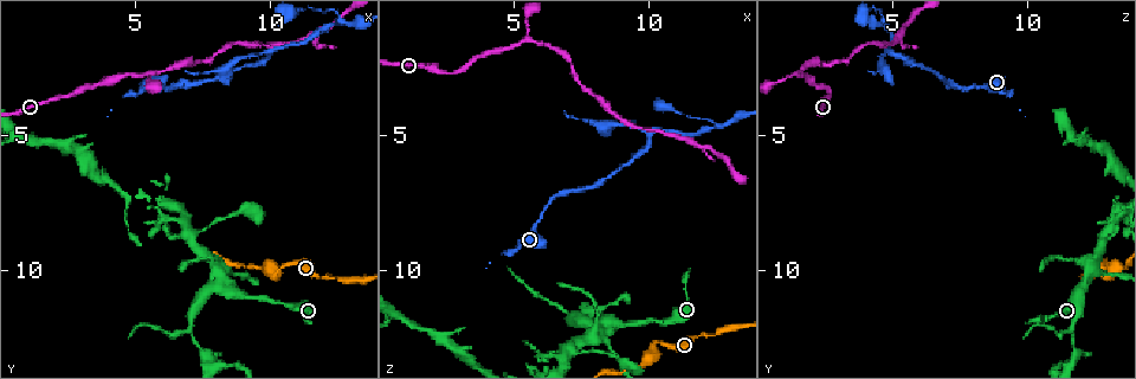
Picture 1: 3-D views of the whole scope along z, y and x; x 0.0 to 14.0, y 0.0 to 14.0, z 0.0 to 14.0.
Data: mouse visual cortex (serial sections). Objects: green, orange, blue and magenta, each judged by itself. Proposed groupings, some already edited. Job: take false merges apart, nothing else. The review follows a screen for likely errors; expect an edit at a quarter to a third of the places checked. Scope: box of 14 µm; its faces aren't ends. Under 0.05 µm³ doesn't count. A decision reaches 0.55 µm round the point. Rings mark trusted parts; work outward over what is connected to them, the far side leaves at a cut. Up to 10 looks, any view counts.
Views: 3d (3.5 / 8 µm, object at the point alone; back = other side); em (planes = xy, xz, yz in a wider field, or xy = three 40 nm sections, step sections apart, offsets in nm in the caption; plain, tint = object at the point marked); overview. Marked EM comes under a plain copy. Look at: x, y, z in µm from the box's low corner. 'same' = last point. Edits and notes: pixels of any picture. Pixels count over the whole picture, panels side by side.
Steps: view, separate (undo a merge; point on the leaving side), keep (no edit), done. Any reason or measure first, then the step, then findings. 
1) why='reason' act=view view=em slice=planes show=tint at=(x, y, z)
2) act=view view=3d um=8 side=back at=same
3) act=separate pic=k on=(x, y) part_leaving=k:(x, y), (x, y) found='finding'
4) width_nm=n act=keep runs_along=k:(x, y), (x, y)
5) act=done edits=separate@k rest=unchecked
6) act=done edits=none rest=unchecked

why='sharp bend' act=view view=3d um=3.5 at=(10.0, 2.0, 5.0)

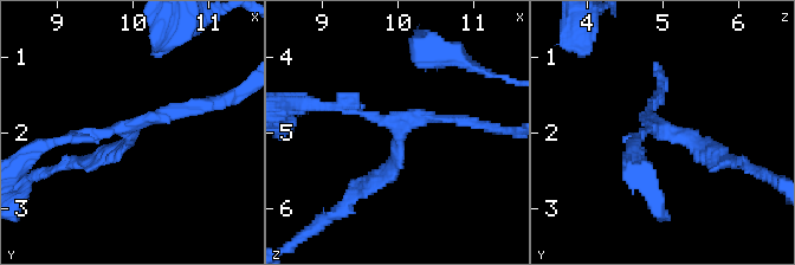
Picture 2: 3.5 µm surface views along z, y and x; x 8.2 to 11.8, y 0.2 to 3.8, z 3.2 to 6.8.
arms=3 arm_widths_nm=150,150,150 act=view view=em slice=xy step=1 show=tint at=(10.05, 1.90, 4.95)

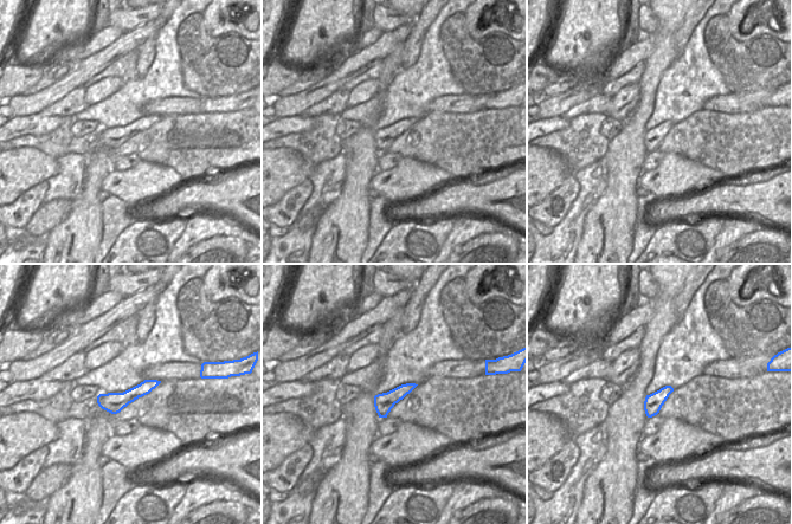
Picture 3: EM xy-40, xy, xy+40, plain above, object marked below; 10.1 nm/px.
act=keep runs_along=3:(154, 382), (122, 400), (100, 400) found='all the same cell'

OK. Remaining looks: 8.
why='thick turns thin' act=view view=3d um=3.5 at=(5.4, 2.8, 1.5)

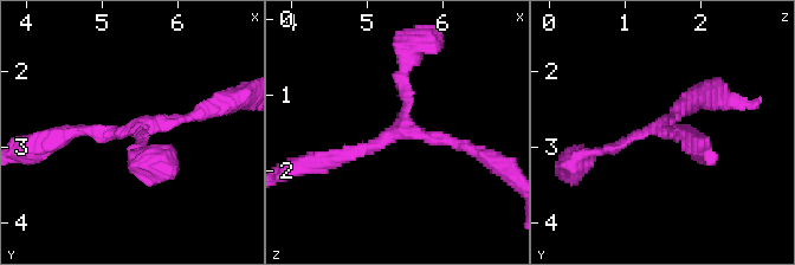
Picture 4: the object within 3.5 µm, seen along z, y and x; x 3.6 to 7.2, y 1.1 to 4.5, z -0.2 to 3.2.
why='now the EM' act=view view=em slice=xy step=5 show=tint at=(5.40, 2.75, 1.50)

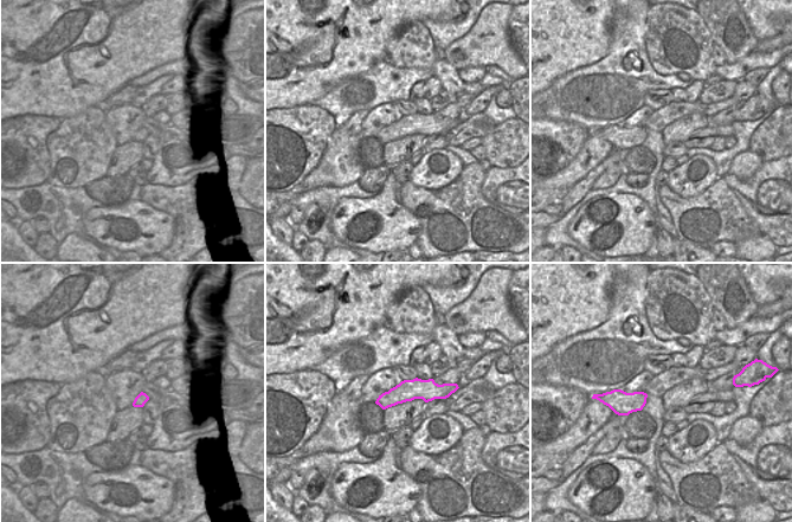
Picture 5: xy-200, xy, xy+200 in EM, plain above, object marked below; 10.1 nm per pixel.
why='cut it another way' act=view view=em slice=xy step=2 show=tint at=same

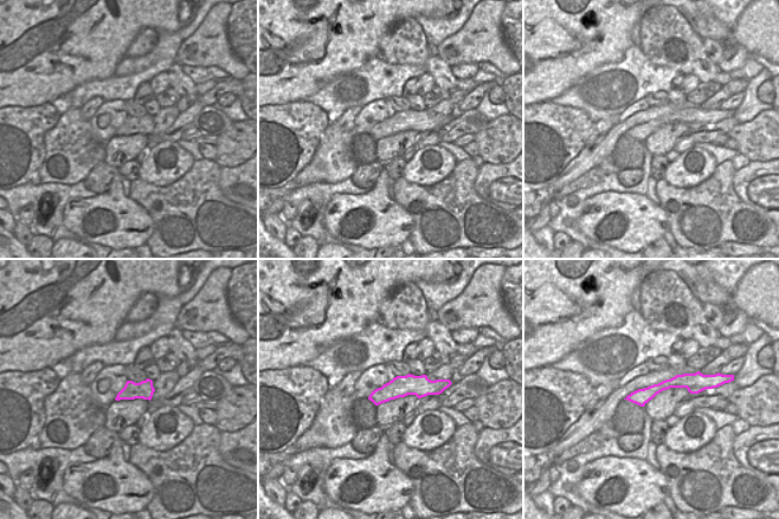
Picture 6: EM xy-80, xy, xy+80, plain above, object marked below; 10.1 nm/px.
arm_widths_nm=150,150,200 act=keep runs_along=6:(706, 382), (673, 382), (630, 397) found='all the same cell'

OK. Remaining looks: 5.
act=view view=3d um=3.5 at=(8.3, 10.7, 11.9)

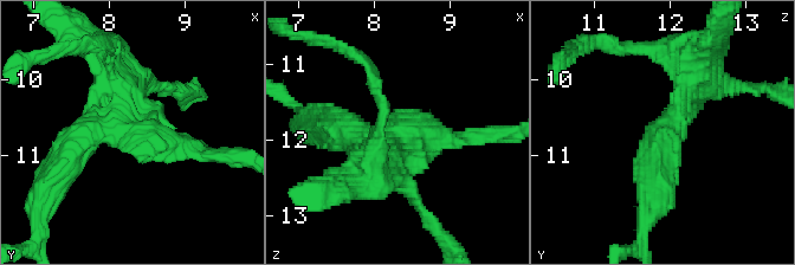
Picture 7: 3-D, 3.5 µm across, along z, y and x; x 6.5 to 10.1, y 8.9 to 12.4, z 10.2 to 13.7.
why='shape alone is not enough' act=view view=em slice=xy step=2 show=tint at=(8.25, 10.65, 12.00)

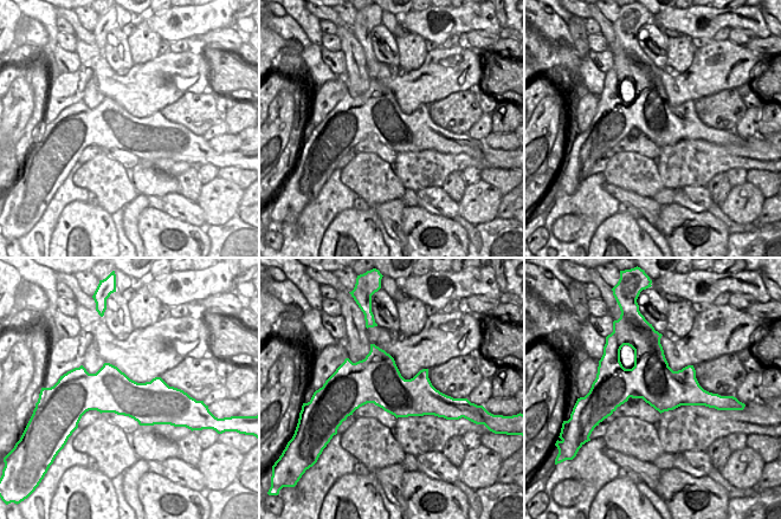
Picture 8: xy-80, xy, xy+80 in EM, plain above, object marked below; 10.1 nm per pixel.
act=keep runs_along=7:(196, 153), (123, 123), (109, 62) found='one cell here'

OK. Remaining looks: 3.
why='branch point' act=view view=3d um=3.5 at=(7.1, 12.2, 11.6)

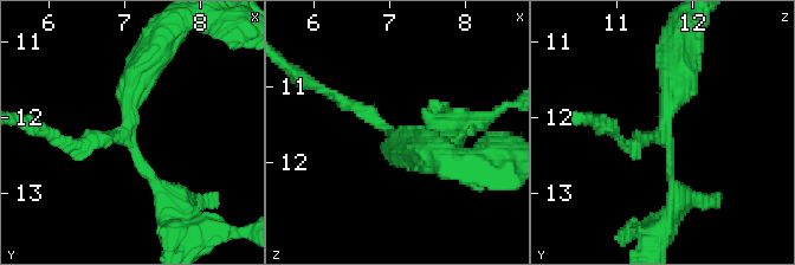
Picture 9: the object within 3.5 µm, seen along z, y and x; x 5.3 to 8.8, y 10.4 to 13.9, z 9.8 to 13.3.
arms=3 arm_widths_nm=150,200,400 why='shape alone is not enough' act=view view=em slice=xy step=2 show=tint at=(7.00, 12.20, 11.65)

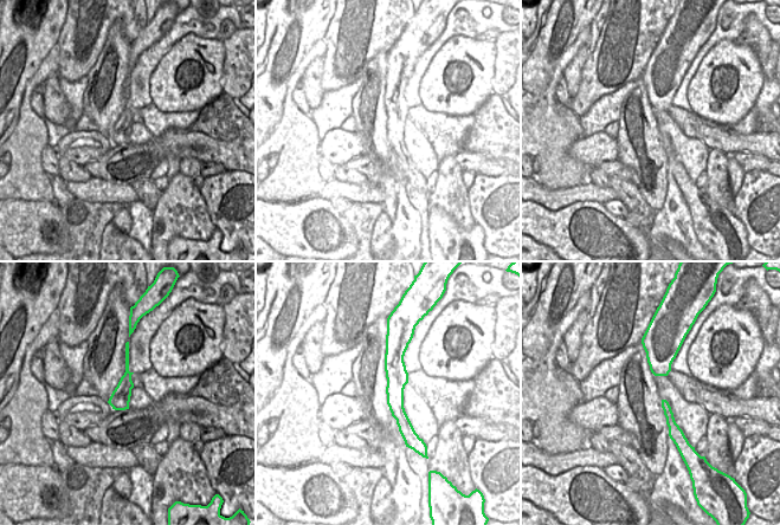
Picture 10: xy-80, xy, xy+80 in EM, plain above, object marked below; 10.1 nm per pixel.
act=keep runs_along=9:(149, 60), (127, 141), (170, 199) found='all the same cell'

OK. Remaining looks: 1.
act=done edits=none rest=unchecked

